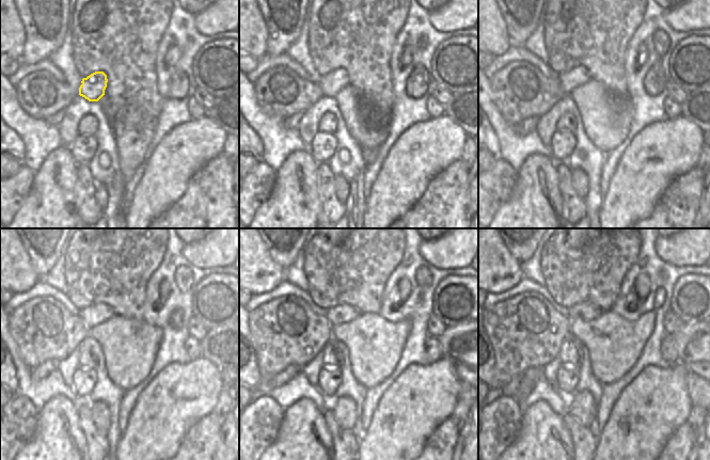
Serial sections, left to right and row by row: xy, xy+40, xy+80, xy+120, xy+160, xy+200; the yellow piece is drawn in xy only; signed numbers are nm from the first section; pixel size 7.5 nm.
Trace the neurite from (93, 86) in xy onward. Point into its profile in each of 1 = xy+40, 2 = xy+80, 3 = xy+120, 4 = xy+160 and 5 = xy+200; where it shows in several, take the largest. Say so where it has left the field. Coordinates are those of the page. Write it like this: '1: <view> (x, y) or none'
1: xy+40 (333, 82)
2: xy+80 (577, 76)
3: xy+120 (92, 316)
4: xy+160 (343, 313)
5: xy+200 (586, 312)

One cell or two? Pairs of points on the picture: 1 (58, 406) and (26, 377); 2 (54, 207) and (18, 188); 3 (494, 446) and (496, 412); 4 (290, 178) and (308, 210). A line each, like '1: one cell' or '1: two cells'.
1: two cells
2: two cells
3: one cell
4: one cell

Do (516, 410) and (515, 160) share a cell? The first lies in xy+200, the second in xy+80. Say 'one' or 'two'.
two

